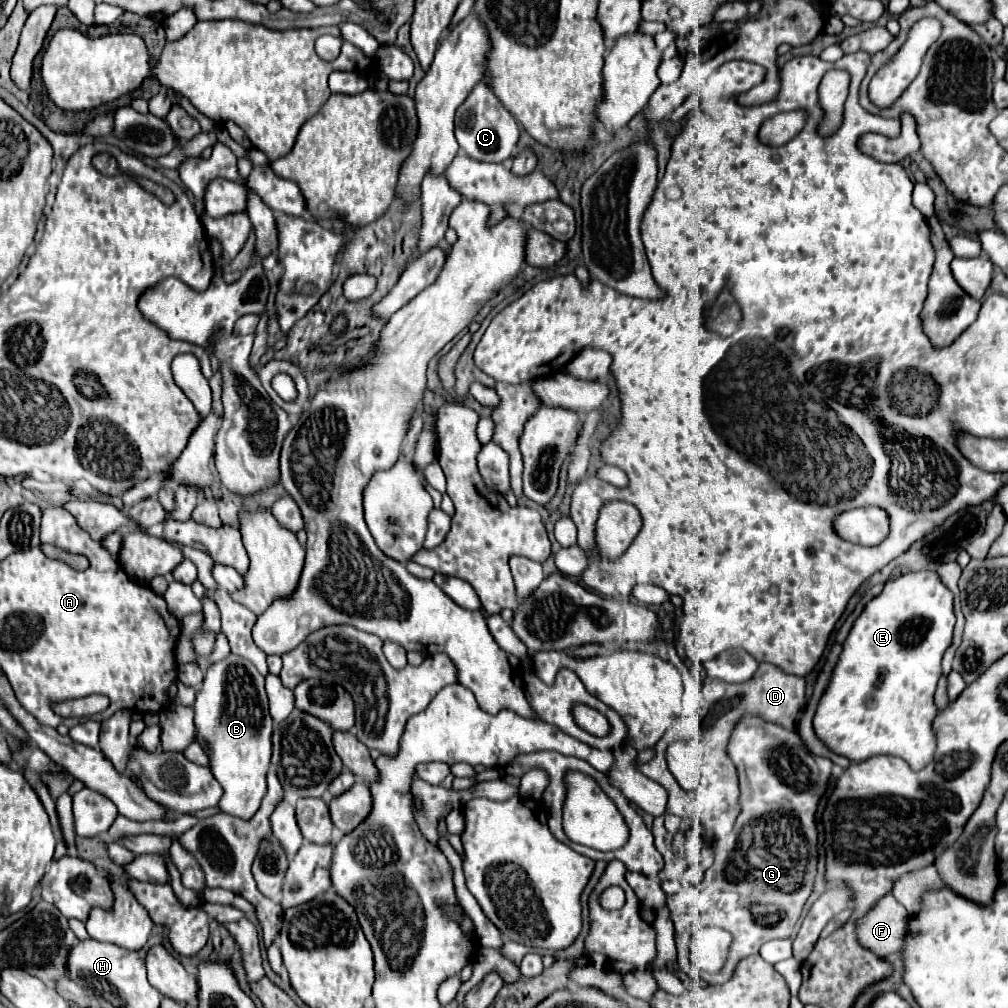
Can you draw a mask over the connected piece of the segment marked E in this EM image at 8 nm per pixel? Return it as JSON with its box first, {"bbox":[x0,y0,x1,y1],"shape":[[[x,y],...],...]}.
{"bbox":[812,572,952,770],"shape":[[[908,572],[886,582],[884,590],[864,606],[842,644],[842,654],[812,720],[816,736],[830,750],[850,758],[852,762],[862,762],[876,754],[894,754],[904,758],[914,770],[922,770],[930,764],[936,750],[932,720],[938,712],[932,696],[940,678],[942,654],[952,644],[952,630],[952,592],[942,584],[936,572]]]}

